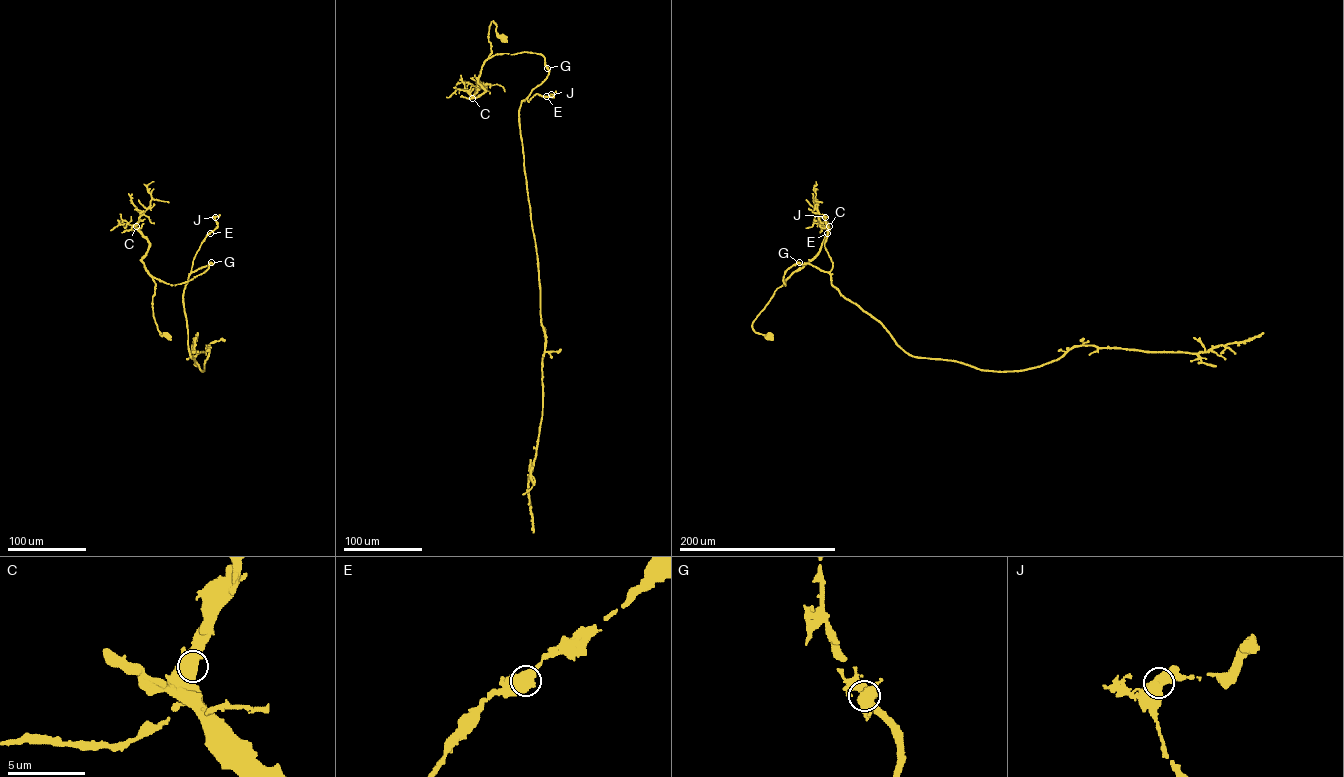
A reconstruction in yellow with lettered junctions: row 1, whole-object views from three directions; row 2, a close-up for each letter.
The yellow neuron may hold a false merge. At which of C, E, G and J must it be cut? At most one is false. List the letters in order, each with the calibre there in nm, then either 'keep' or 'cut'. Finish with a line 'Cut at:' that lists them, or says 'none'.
C: calibre 700 nm; keep
E: calibre 650 nm; keep
G: calibre 650 nm; keep
J: calibre 650 nm; keep
Cut at: none

